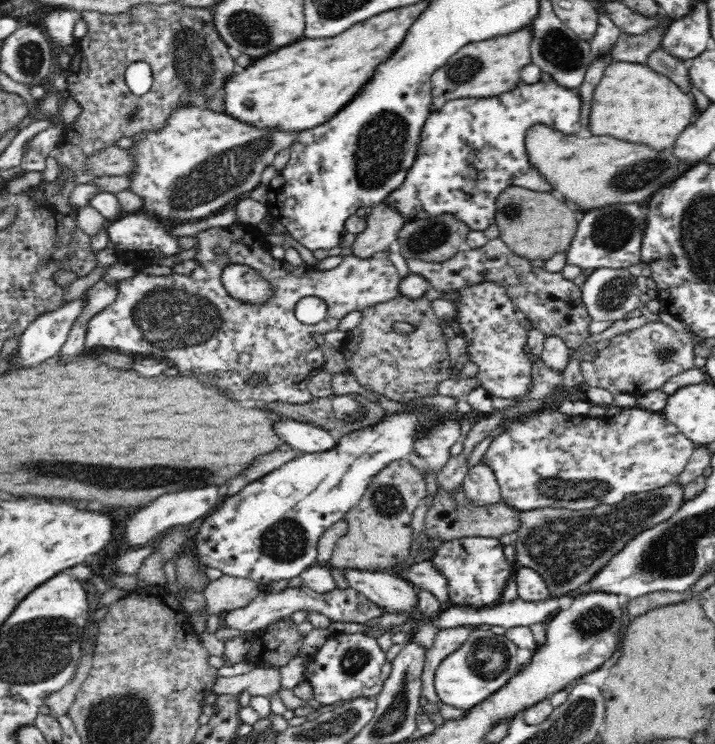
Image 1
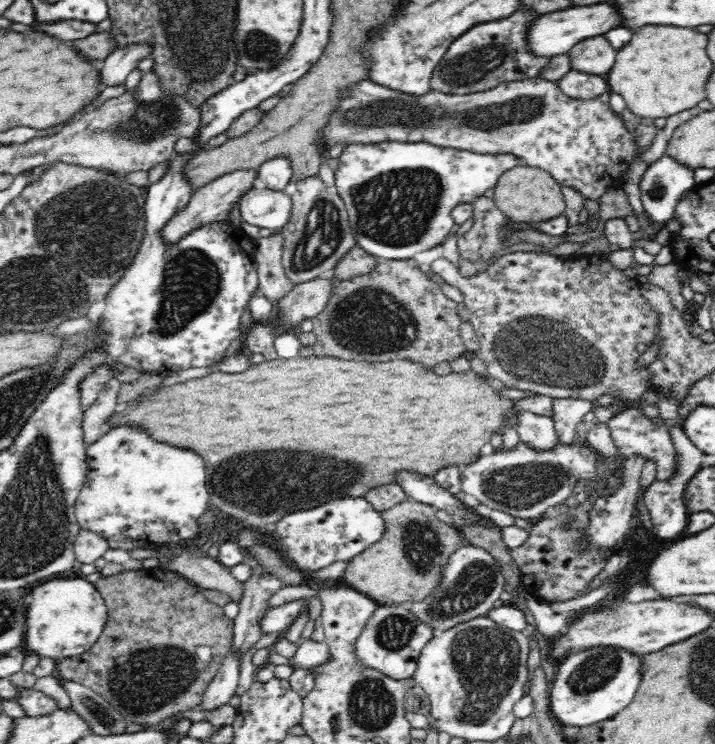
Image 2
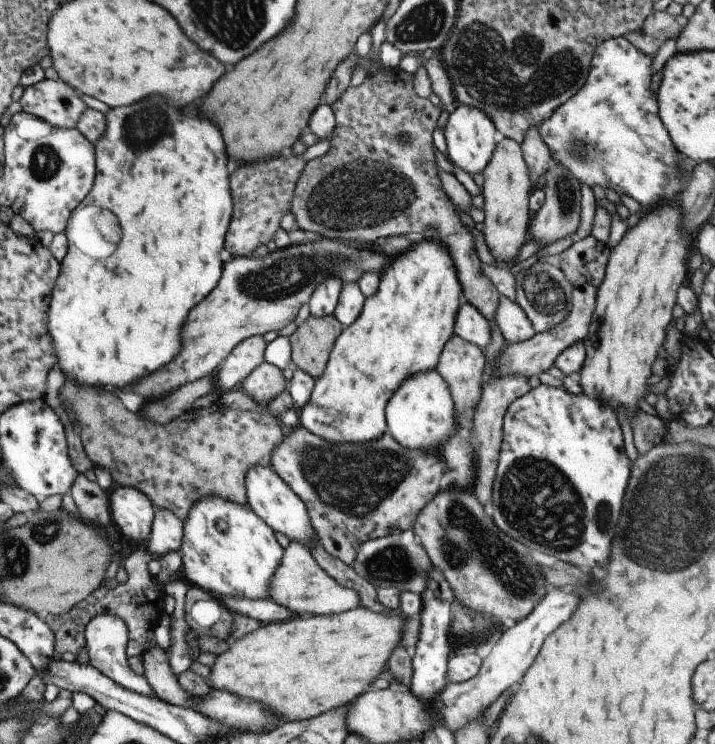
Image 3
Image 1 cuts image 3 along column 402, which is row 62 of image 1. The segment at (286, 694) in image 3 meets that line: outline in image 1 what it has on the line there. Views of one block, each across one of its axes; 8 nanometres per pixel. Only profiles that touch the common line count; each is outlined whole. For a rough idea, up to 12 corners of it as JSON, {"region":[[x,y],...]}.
{"region":[[614,61],[588,126],[660,152],[691,125],[692,94]]}

